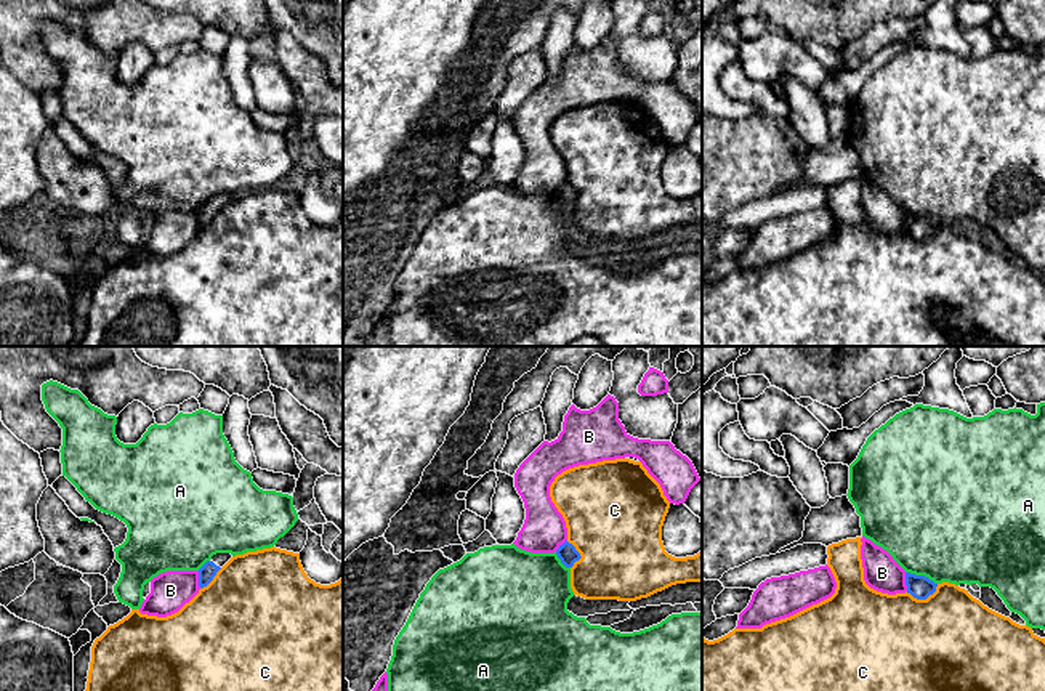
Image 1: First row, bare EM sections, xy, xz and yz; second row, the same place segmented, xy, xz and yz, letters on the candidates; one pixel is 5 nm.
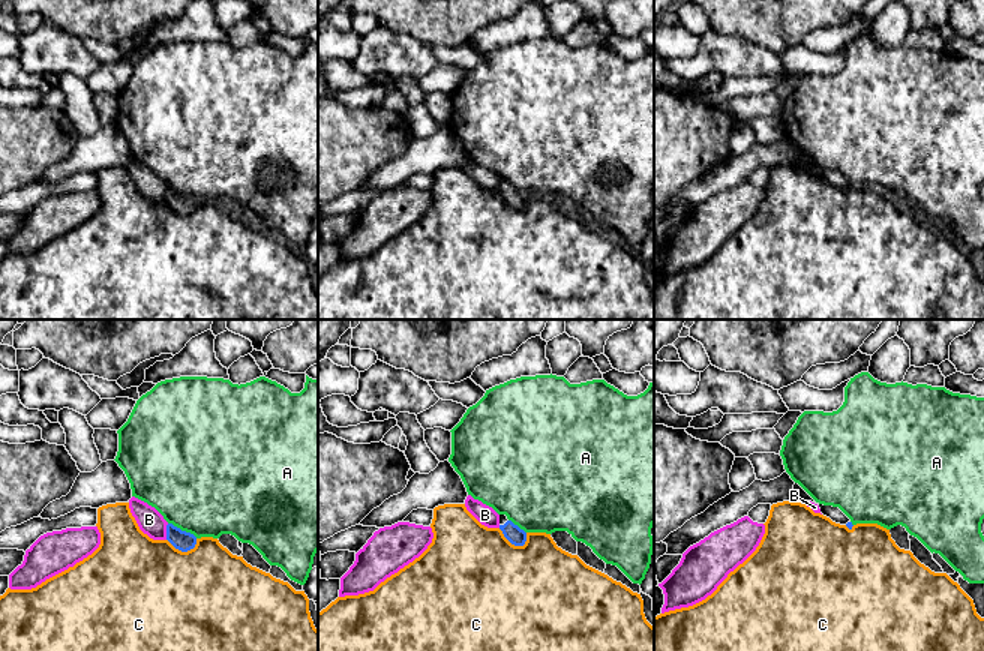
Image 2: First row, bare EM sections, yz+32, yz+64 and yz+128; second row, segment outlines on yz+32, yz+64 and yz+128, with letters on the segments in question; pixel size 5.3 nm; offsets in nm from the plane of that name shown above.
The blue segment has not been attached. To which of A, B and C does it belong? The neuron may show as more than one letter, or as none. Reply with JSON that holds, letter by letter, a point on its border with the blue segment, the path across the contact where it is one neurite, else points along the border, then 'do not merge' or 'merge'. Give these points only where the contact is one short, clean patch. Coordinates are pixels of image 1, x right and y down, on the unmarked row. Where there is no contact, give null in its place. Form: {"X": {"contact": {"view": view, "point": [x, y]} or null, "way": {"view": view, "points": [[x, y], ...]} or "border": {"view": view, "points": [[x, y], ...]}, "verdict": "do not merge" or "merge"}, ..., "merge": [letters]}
{"A": {"contact": {"view": "yz", "point": [922, 217]}, "verdict": "do not merge"}, "B": {"contact": {"view": "yz", "point": [906, 223]}, "verdict": "do not merge"}, "C": {"contact": {"view": "yz", "point": [923, 239]}, "verdict": "do not merge"}, "merge": []}

